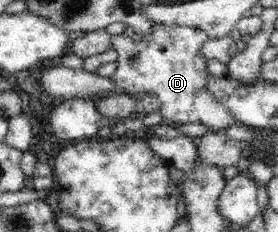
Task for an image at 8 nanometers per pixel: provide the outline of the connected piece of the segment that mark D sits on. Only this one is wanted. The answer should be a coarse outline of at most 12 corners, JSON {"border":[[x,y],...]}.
{"border":[[153,23],[134,42],[111,36],[111,79],[154,94],[171,123],[222,132],[235,120],[207,91],[210,38]]}

